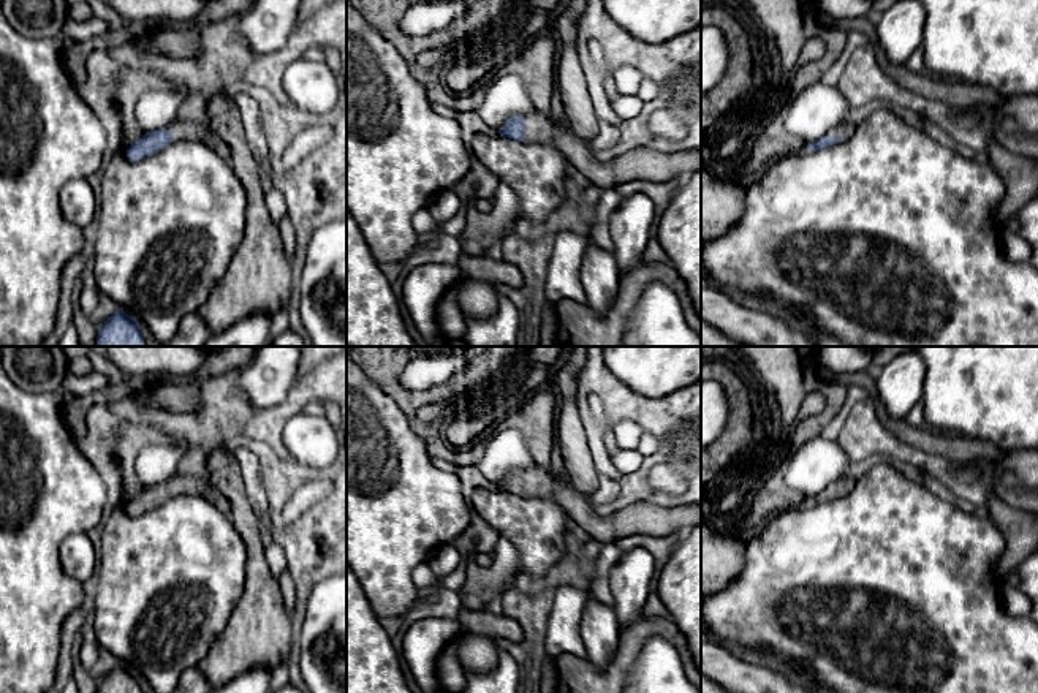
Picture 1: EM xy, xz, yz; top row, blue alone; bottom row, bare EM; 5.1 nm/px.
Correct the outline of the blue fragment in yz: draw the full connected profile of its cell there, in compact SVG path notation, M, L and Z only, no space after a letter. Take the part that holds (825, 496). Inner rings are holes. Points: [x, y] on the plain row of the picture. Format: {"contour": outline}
{"contour": "M858 471L847 473L837 481L834 481L832 484L829 484L824 490L816 494L813 498L809 498L805 503L818 505L842 497L853 489L856 478L858 478Z"}

